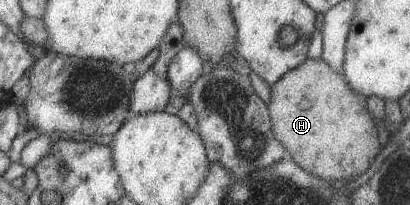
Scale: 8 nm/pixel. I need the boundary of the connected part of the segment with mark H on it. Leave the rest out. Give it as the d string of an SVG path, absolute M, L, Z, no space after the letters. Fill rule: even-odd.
M307 58L284 73L270 88L267 105L274 139L288 151L288 157L304 171L328 182L358 178L370 167L383 145L382 127L368 114L363 99L346 84L341 73L334 73L321 59Z

